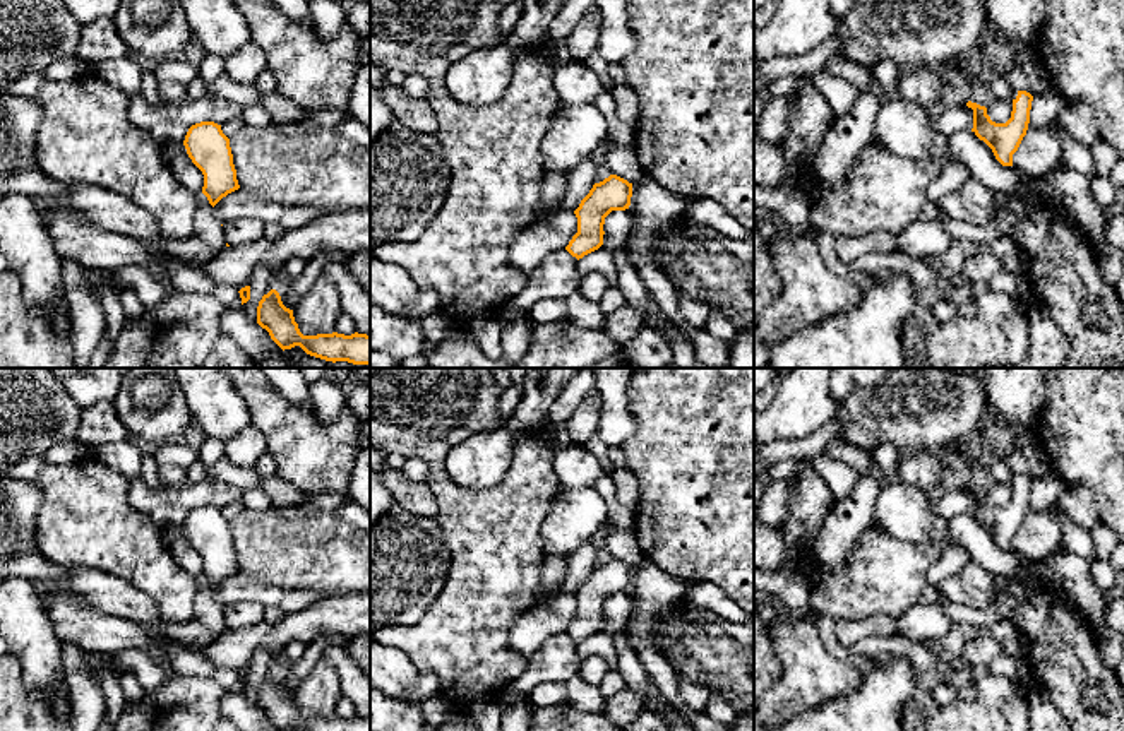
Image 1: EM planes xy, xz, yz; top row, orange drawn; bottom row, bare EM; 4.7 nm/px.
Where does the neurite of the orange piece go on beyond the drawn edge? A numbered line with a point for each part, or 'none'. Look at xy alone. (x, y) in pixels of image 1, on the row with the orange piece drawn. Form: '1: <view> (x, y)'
none

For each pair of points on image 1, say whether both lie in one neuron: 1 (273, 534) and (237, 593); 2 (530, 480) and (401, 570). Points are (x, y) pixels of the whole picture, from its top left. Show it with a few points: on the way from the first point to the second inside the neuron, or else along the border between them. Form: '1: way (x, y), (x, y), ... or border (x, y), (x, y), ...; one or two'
1: border (240, 570), (286, 589); two
2: border (434, 519), (449, 550), (449, 572), (444, 581); two

